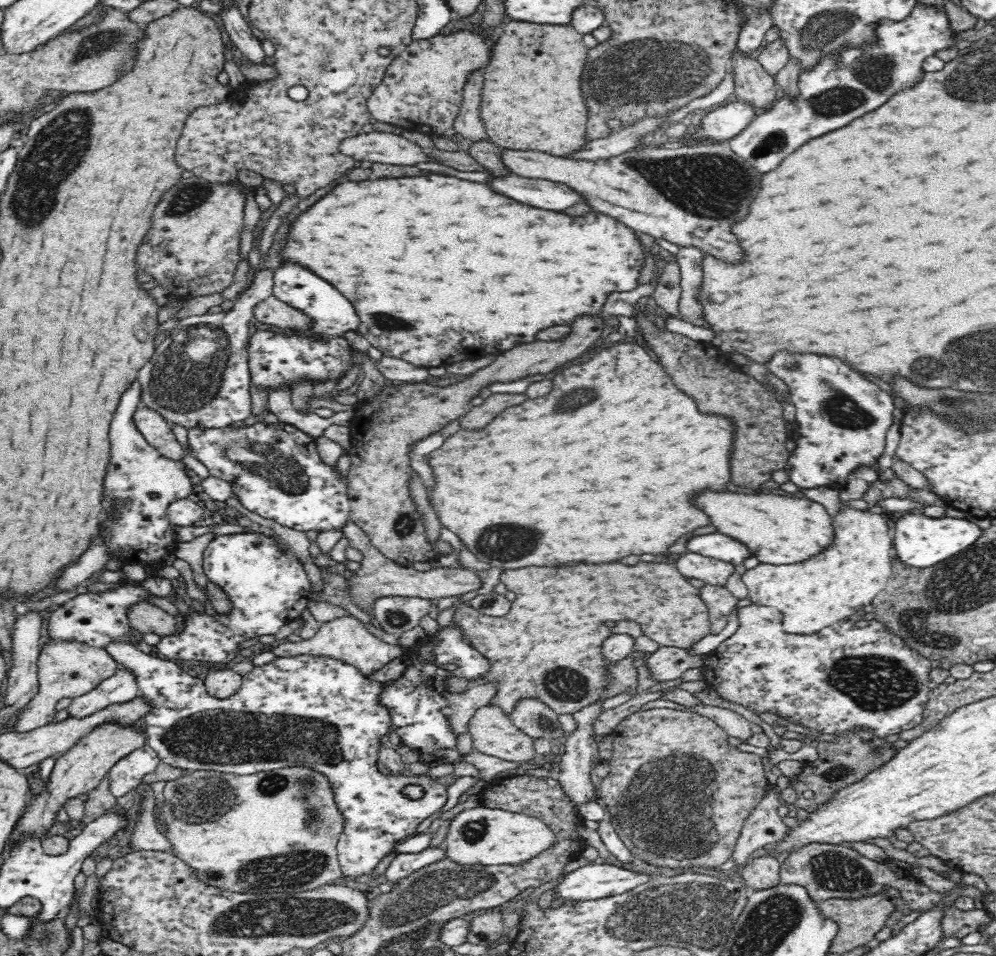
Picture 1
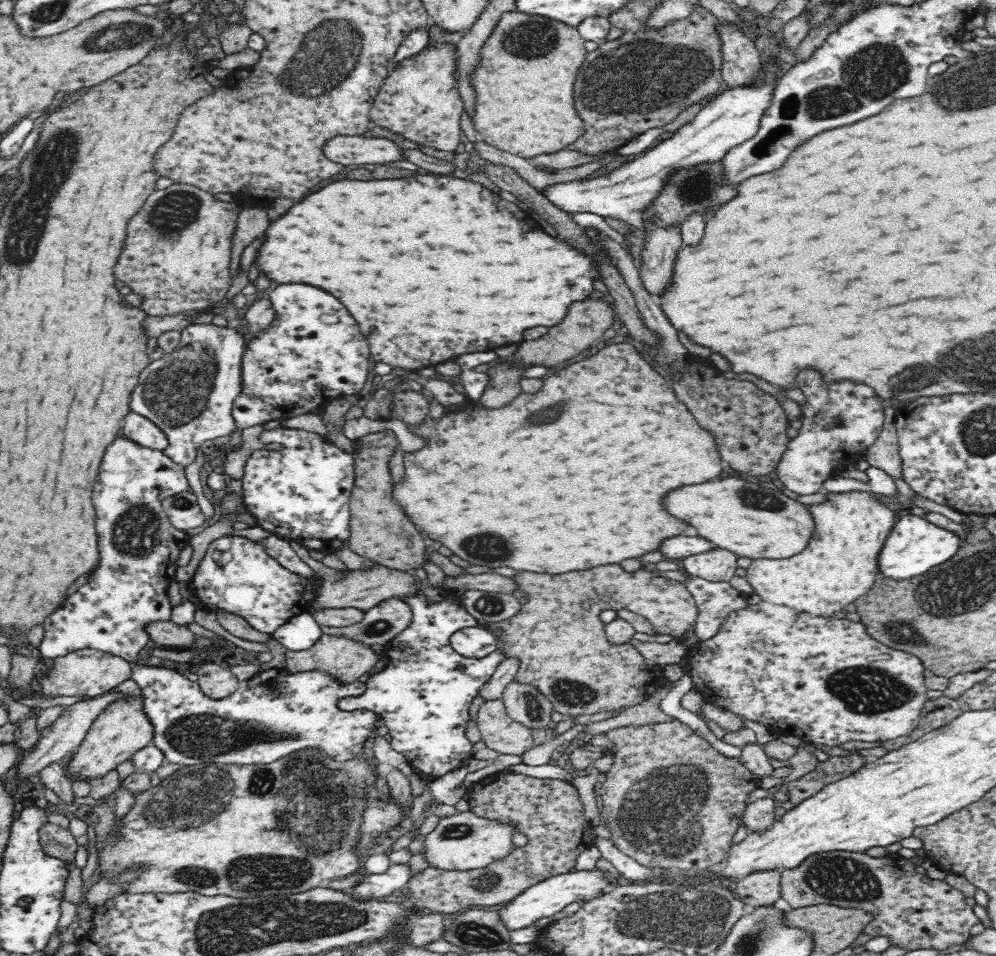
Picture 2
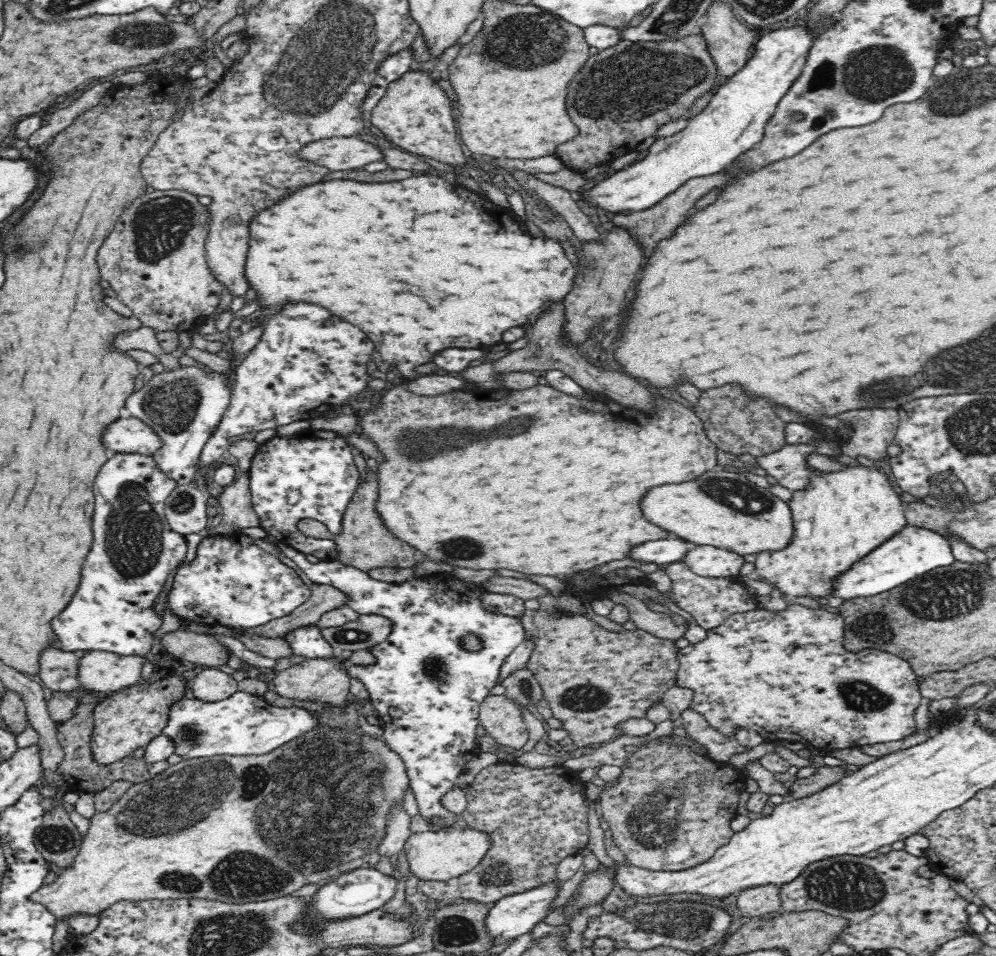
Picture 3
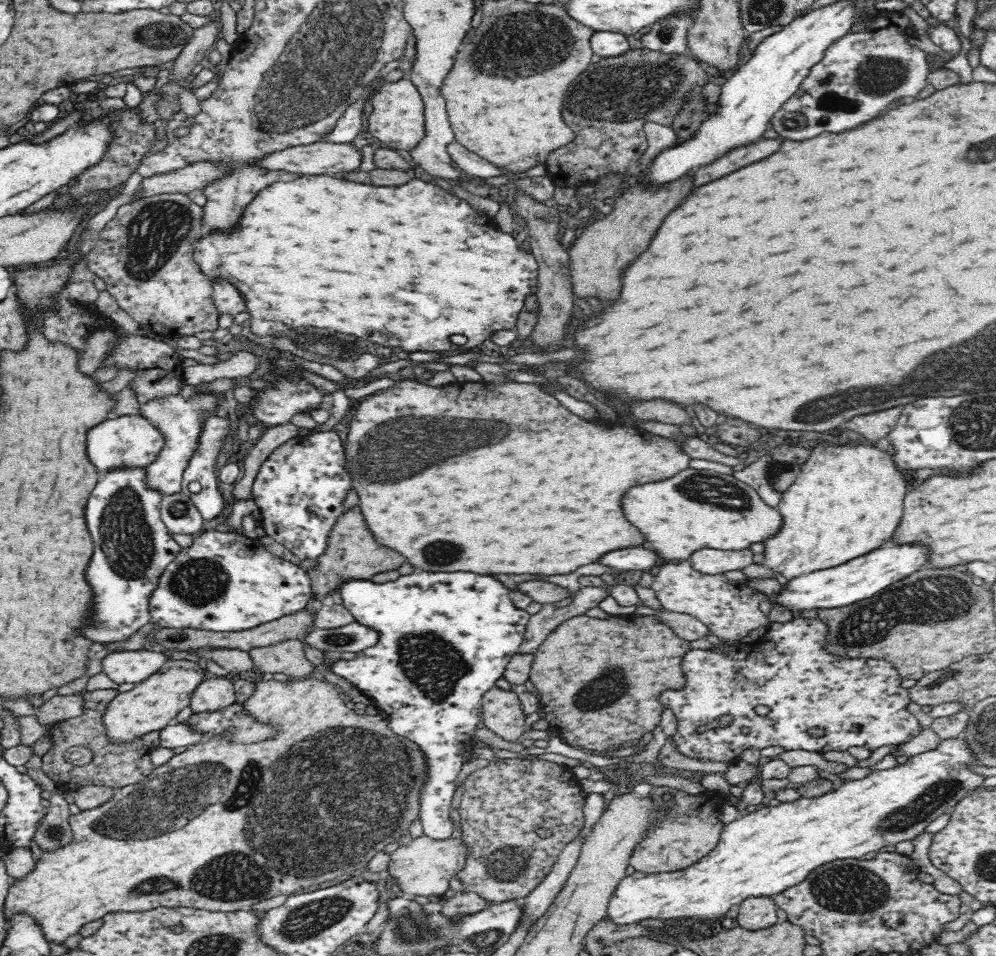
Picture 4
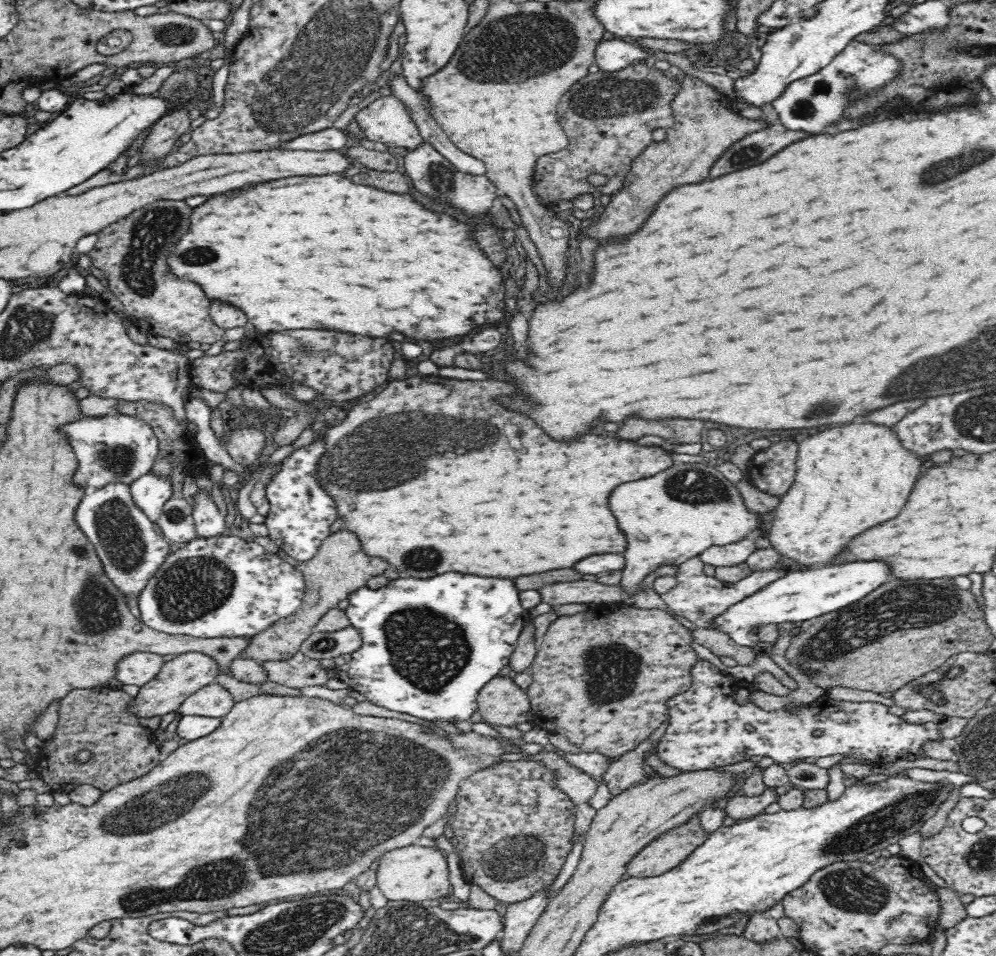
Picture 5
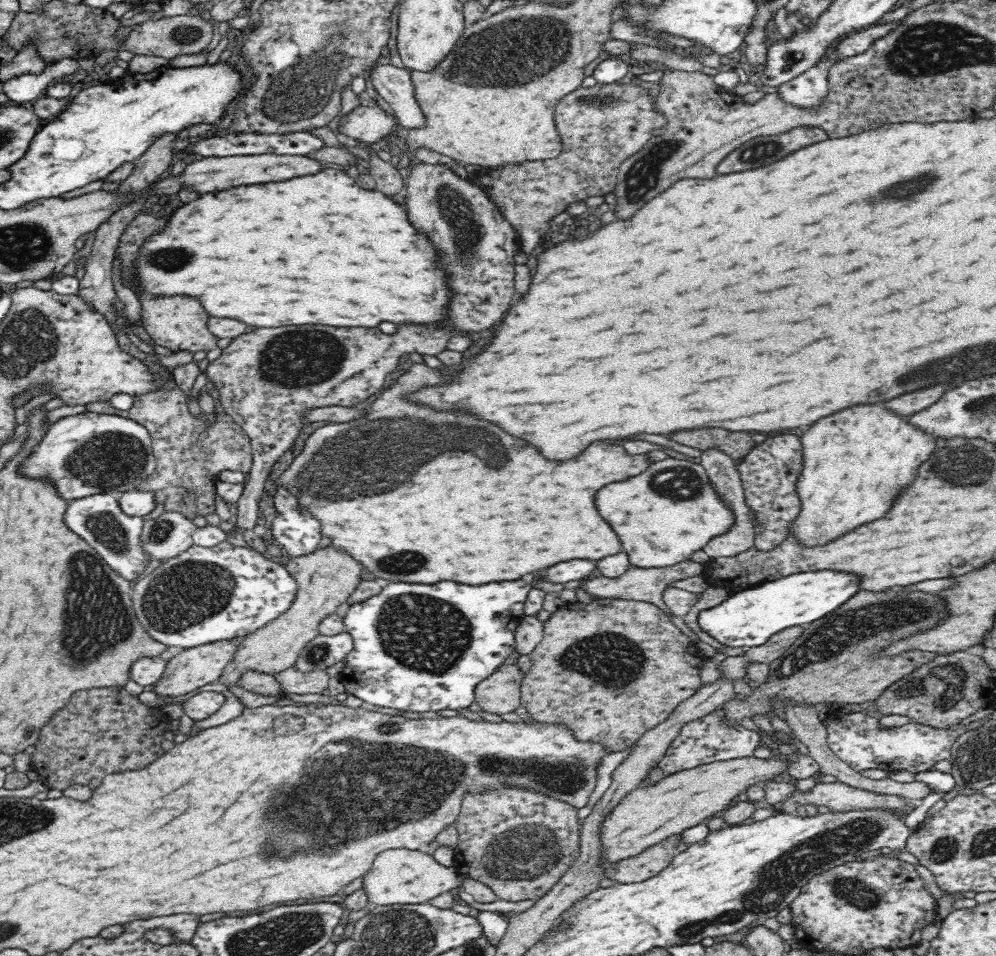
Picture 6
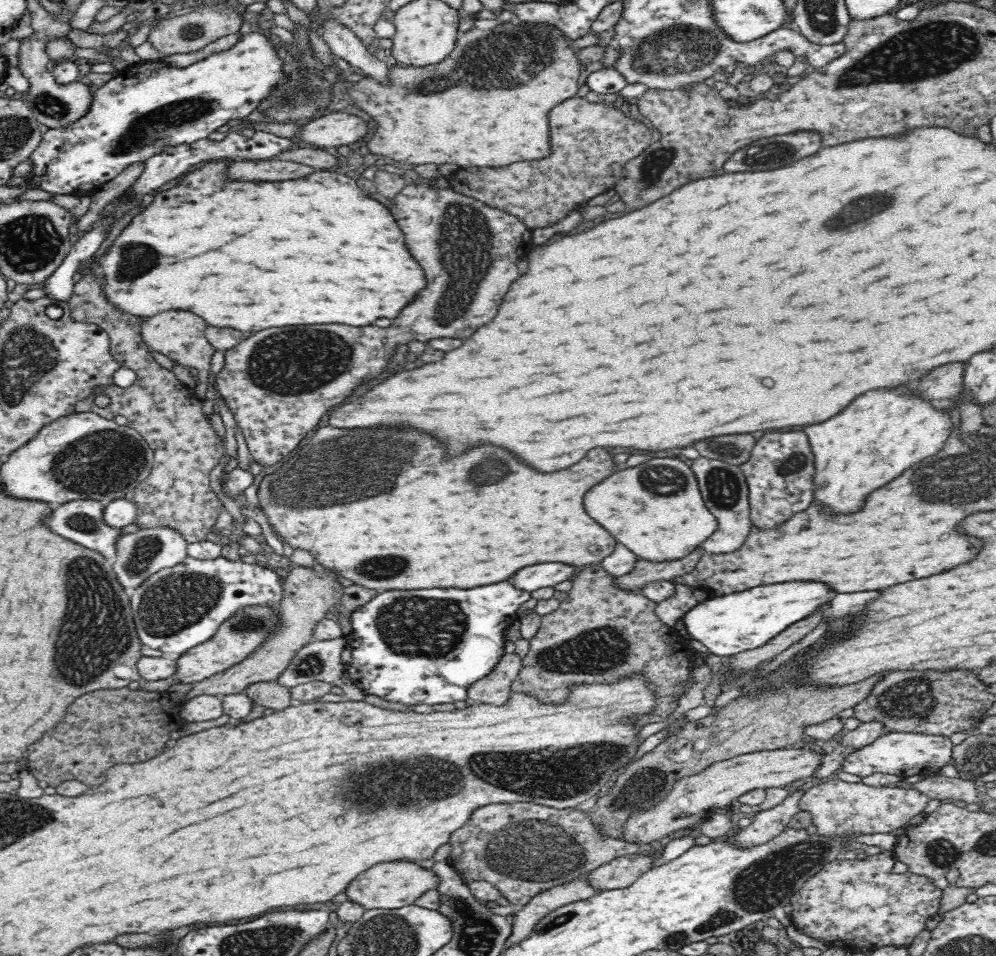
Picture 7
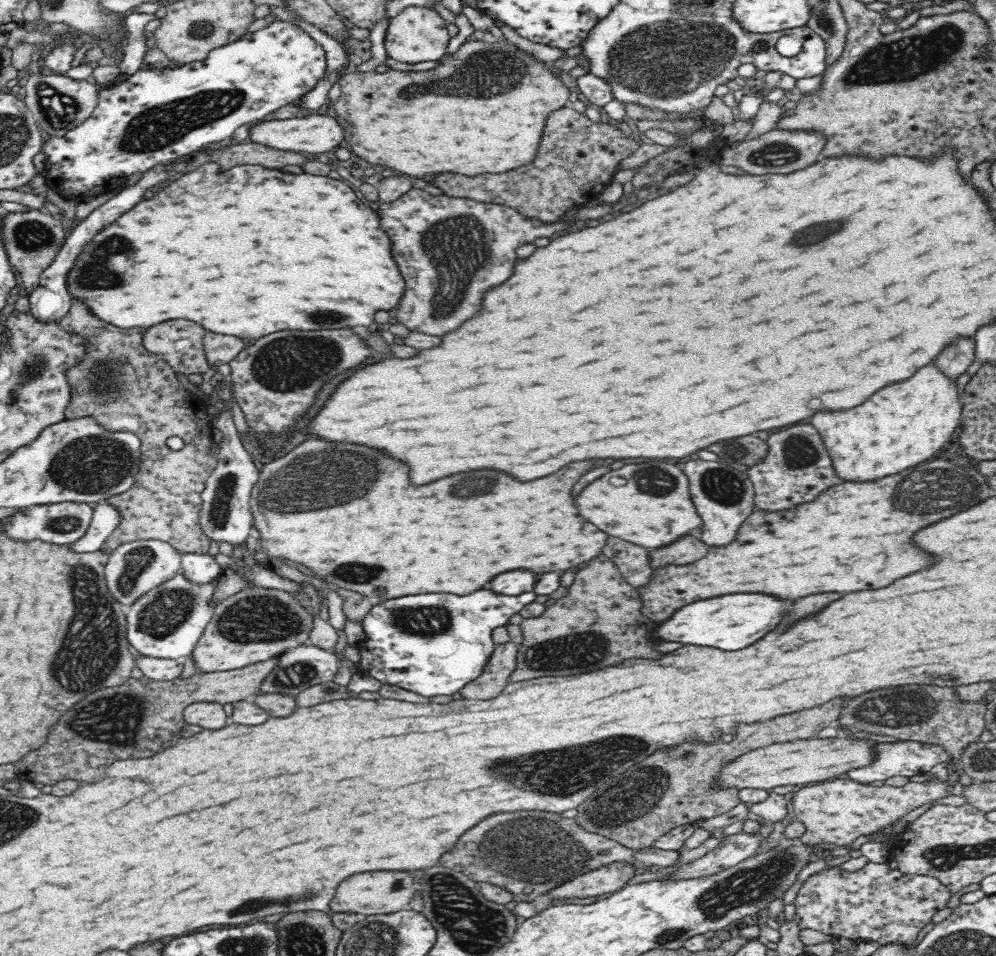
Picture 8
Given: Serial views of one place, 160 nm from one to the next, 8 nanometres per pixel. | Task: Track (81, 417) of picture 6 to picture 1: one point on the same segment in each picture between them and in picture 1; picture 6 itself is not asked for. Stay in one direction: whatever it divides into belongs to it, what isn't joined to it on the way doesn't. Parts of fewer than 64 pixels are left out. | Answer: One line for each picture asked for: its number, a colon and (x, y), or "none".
1: (154, 428)
2: (138, 429)
3: (131, 435)
4: (127, 442)
5: (117, 448)

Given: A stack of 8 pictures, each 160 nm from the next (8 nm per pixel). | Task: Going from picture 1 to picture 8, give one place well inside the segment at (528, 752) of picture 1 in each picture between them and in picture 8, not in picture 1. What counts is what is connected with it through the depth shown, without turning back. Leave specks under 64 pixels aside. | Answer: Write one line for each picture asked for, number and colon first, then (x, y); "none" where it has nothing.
2: (501, 733)
3: (501, 717)
4: (502, 713)
5: (501, 701)
6: (499, 693)
7: (495, 688)
8: (495, 675)

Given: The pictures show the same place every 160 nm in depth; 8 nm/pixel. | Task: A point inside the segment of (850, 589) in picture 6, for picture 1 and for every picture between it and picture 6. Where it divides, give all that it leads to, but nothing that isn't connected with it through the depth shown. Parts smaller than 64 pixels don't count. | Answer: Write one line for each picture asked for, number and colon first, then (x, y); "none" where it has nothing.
1: (920, 541)
2: (915, 546)
3: (914, 551)
4: (864, 576)
5: (799, 596)

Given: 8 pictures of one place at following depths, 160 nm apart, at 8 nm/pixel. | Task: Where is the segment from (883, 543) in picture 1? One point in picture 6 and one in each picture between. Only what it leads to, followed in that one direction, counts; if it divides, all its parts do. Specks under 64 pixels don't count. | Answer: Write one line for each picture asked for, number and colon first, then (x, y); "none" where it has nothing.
2: (839, 563)
3: (841, 516)
4: (847, 499)
5: (853, 476)
6: (853, 462)

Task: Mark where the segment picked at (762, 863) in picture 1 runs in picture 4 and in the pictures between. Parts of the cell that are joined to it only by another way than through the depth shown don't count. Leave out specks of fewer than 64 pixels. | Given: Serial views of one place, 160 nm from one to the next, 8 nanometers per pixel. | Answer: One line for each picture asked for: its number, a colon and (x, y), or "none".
2: (760, 889)
3: (754, 903)
4: (756, 913)

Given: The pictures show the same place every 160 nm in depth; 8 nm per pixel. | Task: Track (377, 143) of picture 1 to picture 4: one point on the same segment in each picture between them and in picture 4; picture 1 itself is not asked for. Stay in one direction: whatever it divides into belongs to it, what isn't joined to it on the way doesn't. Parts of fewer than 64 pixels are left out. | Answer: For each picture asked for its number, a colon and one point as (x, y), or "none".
2: (342, 149)
3: (337, 153)
4: (321, 157)

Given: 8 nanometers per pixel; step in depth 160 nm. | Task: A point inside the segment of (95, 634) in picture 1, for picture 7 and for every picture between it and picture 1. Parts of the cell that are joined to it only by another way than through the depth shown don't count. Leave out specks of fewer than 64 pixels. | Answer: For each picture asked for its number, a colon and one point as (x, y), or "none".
2: (138, 547)
3: (134, 551)
4: (124, 572)
5: (131, 550)
6: (116, 537)
7: (80, 521)

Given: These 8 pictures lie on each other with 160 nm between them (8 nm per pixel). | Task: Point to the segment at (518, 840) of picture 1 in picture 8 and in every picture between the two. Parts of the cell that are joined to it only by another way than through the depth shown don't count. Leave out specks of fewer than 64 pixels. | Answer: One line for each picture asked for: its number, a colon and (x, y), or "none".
2: (463, 842)
3: (438, 855)
4: (425, 867)
5: (415, 873)
6: (401, 876)
7: (393, 885)
8: (373, 893)

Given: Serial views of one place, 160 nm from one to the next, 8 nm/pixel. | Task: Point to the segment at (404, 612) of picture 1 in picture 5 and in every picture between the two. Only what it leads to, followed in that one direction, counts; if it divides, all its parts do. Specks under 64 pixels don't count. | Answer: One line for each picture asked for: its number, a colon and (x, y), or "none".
2: (381, 623)
3: (368, 630)
4: (354, 637)
5: (319, 645)

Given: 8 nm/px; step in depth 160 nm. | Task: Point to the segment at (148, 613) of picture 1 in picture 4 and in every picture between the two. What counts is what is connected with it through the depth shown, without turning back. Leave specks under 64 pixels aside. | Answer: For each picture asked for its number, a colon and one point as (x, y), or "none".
2: (167, 634)
3: (199, 649)
4: (234, 661)

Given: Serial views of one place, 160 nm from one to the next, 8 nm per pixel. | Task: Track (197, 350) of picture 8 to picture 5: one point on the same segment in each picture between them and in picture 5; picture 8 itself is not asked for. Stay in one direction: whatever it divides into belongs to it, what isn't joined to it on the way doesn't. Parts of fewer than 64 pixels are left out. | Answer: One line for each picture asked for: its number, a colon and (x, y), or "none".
5: (132, 251)
6: (179, 324)
7: (179, 335)

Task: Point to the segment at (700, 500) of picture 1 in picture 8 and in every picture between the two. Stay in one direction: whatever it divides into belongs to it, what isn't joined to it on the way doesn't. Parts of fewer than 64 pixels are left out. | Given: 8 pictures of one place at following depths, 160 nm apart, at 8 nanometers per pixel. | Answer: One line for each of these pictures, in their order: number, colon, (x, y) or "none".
2: (739, 516)
3: (721, 509)
4: (695, 509)
5: (662, 528)
6: (665, 514)
7: (630, 504)
8: (626, 503)

